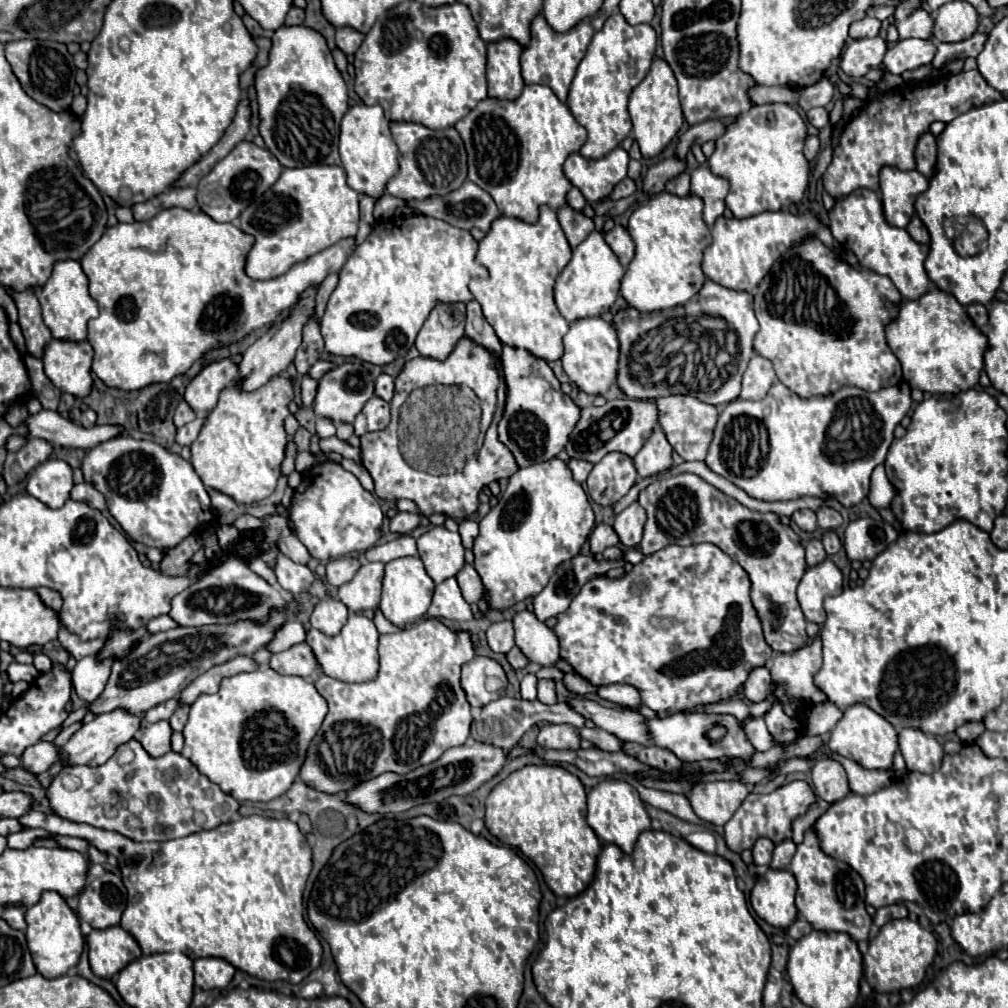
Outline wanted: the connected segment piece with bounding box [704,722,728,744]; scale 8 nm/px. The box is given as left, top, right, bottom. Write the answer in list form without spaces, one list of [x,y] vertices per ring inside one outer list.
[[[716,722],[714,726],[710,726],[710,728],[704,732],[704,736],[706,736],[710,742],[714,742],[714,744],[716,744],[716,742],[720,742],[720,740],[726,736],[726,732],[728,732],[728,730],[726,730],[726,726],[722,726],[722,724],[718,724],[718,722]]]

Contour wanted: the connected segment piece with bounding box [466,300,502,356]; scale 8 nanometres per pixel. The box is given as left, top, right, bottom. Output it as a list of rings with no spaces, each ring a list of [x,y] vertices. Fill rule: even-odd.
[[[476,300],[466,304],[466,336],[470,336],[474,342],[482,344],[484,348],[490,348],[490,352],[498,354],[502,352],[502,342],[498,340],[492,326],[486,322],[482,308]]]

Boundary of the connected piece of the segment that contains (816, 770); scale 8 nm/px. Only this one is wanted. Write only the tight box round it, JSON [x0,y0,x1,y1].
[812,750,850,802]

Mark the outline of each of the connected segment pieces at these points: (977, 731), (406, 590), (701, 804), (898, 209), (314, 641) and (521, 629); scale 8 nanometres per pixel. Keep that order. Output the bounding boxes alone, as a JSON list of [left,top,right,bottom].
[[956,722,986,742],[380,556,434,628],[690,782,748,826],[880,166,928,228],[306,612,378,682],[514,610,560,668]]

